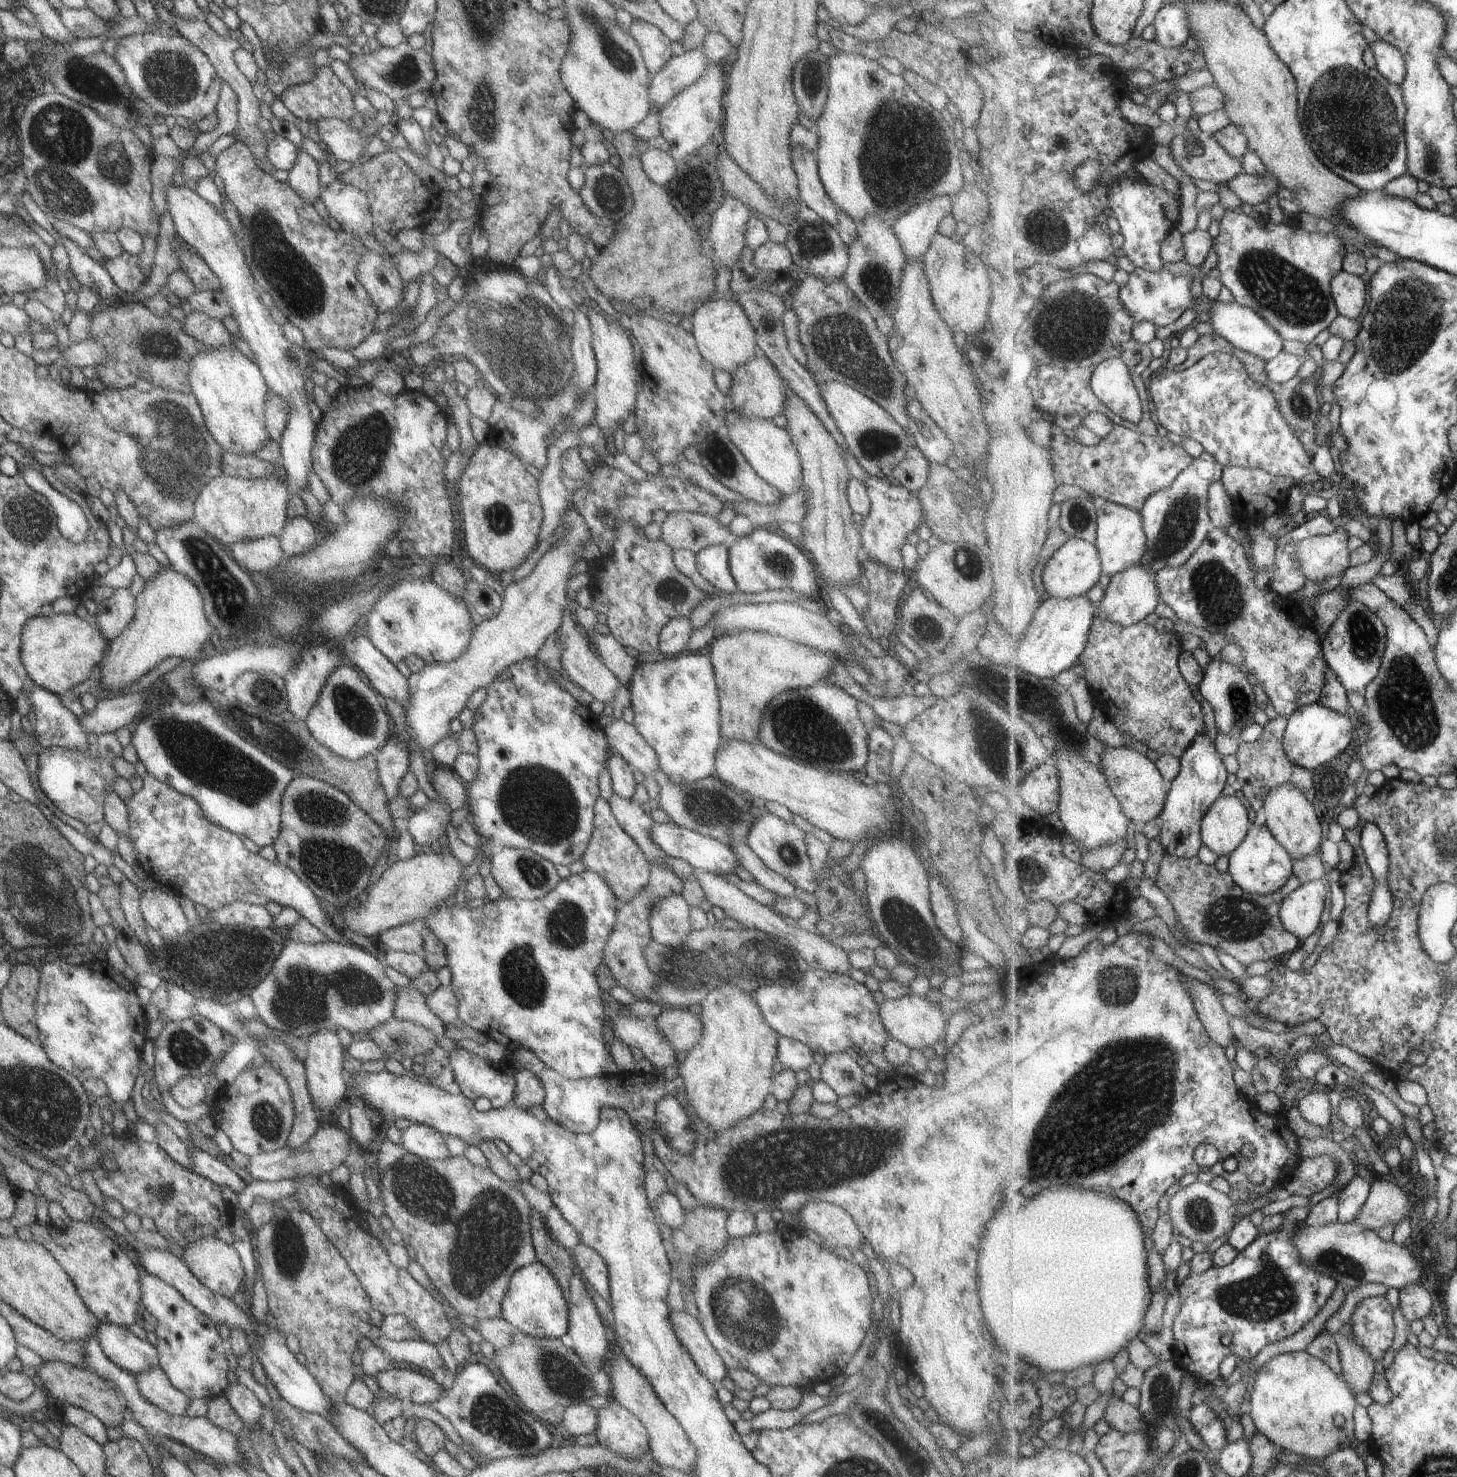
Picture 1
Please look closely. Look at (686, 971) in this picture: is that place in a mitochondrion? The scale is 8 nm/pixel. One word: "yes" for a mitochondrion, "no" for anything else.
yes

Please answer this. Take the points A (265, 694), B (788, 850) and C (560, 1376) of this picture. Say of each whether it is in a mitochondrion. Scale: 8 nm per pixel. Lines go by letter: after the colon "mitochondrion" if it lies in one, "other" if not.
A: mitochondrion
B: mitochondrion
C: mitochondrion

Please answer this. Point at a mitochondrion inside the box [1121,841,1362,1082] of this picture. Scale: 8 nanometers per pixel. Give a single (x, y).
(1234, 919)

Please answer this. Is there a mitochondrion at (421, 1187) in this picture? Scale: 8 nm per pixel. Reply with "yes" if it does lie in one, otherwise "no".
yes

